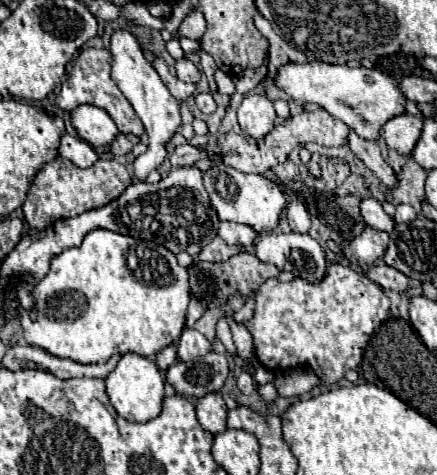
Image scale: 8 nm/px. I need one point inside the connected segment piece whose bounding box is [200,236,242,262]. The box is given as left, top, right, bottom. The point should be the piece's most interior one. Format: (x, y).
(217, 251)

